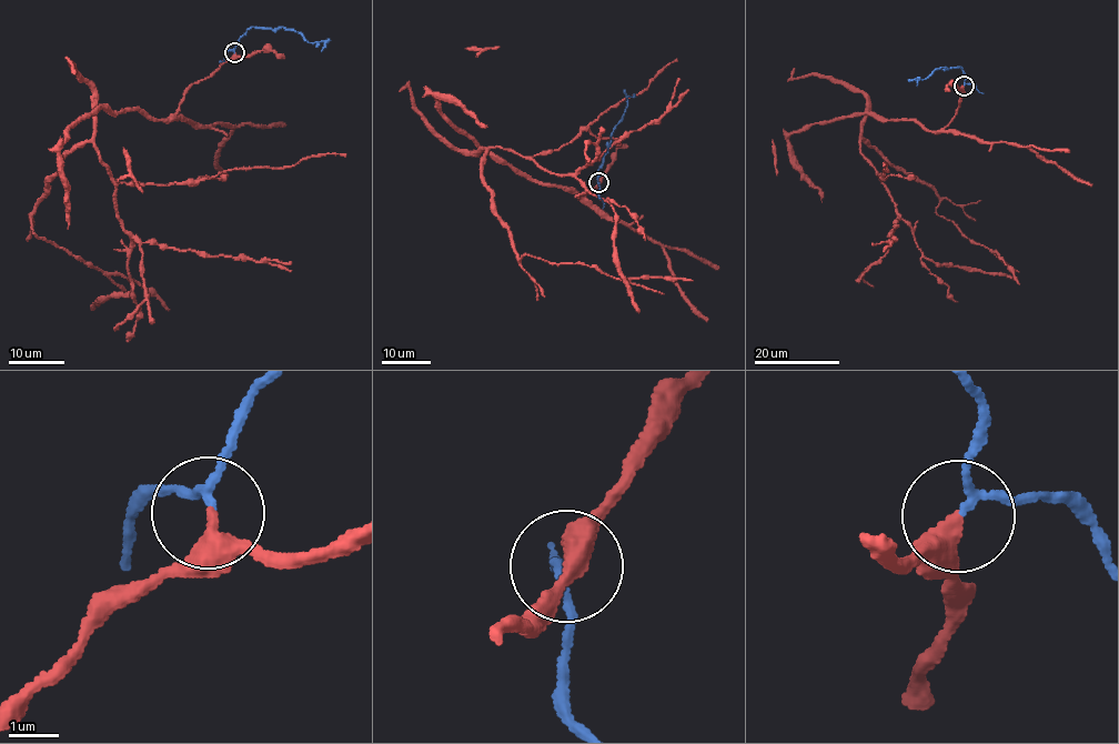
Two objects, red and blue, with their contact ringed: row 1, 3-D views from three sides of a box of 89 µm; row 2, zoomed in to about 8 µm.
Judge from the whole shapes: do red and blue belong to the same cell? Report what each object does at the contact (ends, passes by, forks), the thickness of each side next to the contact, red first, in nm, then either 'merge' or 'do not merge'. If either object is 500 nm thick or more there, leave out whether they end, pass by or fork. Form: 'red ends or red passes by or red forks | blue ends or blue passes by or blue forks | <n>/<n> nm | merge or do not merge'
red passes by | blue passes by | 280/120 nm | do not merge

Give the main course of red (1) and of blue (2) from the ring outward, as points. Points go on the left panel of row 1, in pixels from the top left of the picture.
1: (234, 52), (170, 119), (98, 107), (93, 138), (68, 151), (31, 217), (37, 234), (150, 288), (169, 309)
2: (234, 52), (240, 37), (253, 27), (291, 29), (309, 42), (322, 41), (321, 51)

